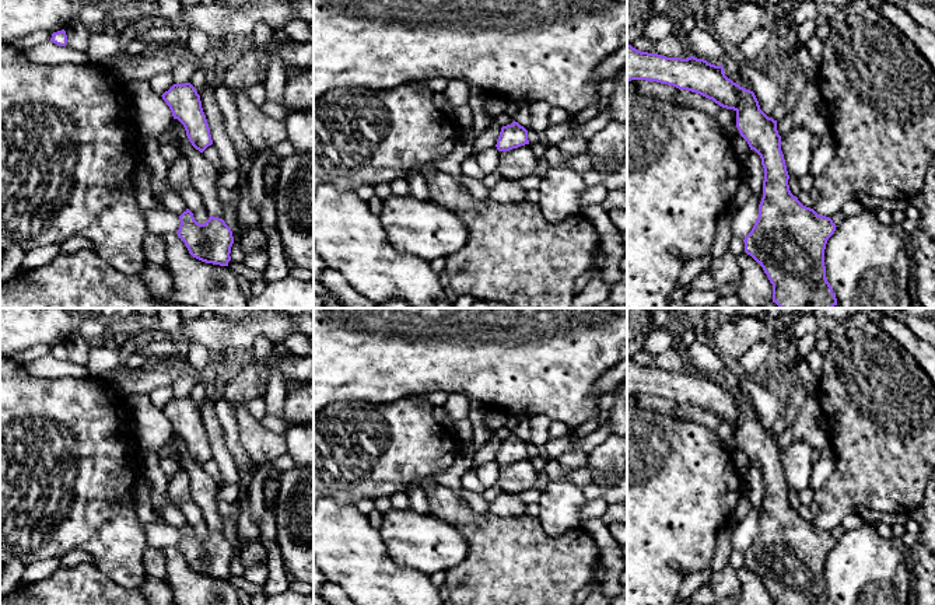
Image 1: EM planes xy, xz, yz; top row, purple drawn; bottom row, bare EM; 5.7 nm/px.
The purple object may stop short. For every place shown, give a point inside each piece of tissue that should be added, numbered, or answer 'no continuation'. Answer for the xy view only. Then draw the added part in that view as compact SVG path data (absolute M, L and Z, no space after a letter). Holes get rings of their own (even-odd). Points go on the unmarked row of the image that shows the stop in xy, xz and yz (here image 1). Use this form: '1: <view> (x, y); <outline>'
no continuation

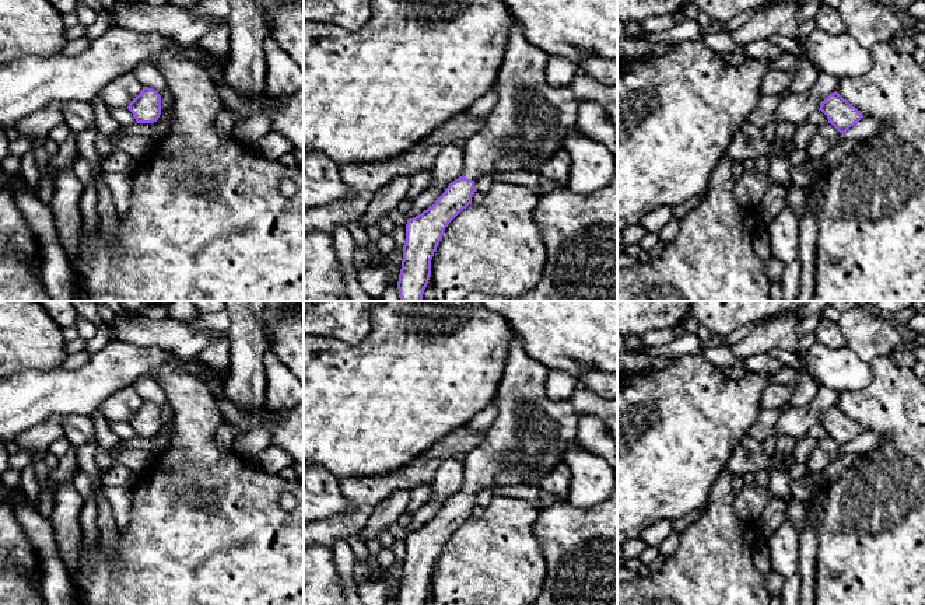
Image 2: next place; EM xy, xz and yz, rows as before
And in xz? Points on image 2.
1: xz (529, 434); M515 333L493 401L497 405L497 415L483 441L466 452L465 492L477 494L486 487L495 486L539 486L546 473L563 464L564 452L577 434L579 417L570 401L551 402L546 396L549 373L550 368L525 353Z

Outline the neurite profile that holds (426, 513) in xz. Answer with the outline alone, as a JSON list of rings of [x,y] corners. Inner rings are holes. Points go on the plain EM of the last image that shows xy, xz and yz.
[[[438,499],[427,503],[420,510],[411,514],[411,521],[406,527],[407,532],[413,532],[427,524],[435,517],[435,514],[445,506],[448,499]]]

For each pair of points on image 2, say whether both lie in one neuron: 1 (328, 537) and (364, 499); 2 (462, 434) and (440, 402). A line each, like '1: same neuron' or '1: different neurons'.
1: same neuron
2: different neurons

